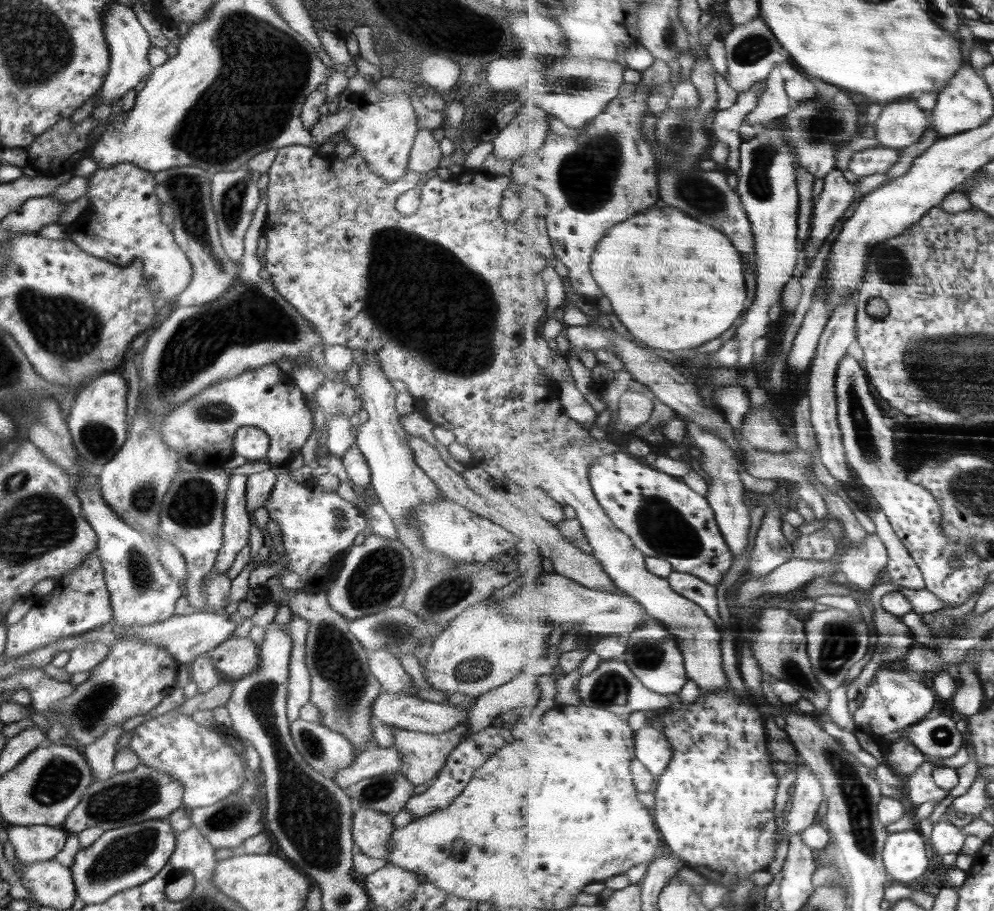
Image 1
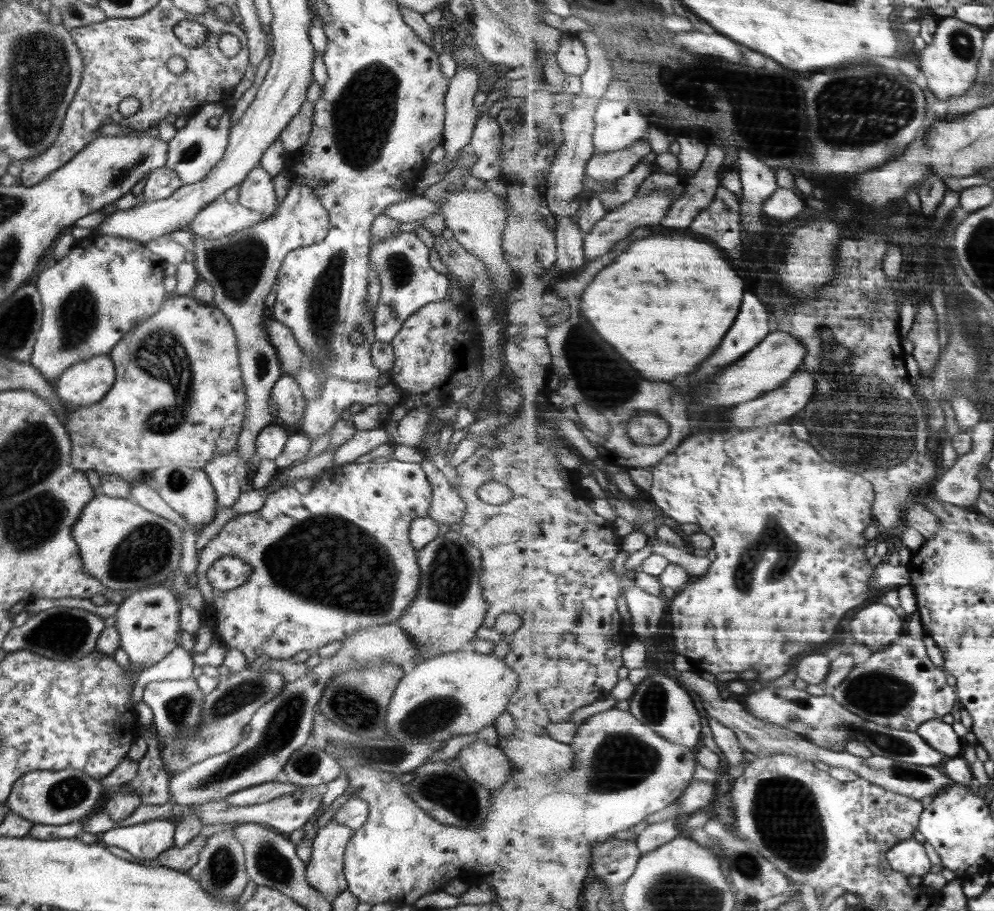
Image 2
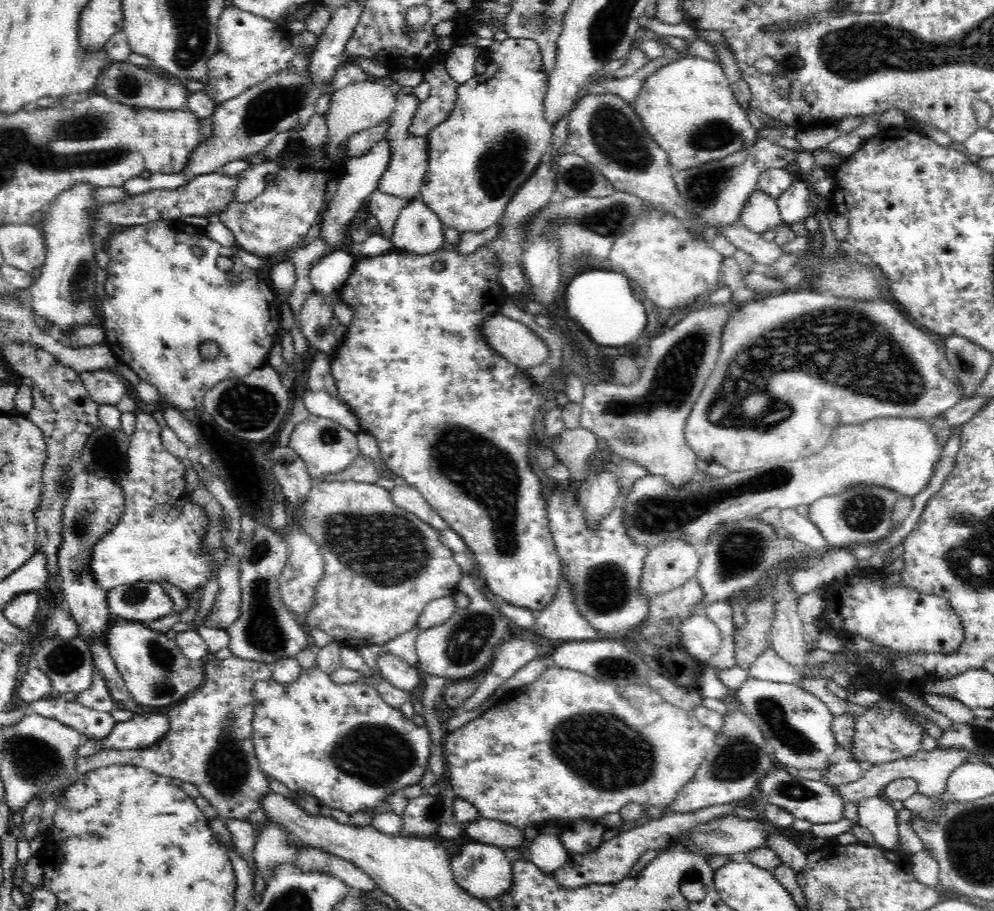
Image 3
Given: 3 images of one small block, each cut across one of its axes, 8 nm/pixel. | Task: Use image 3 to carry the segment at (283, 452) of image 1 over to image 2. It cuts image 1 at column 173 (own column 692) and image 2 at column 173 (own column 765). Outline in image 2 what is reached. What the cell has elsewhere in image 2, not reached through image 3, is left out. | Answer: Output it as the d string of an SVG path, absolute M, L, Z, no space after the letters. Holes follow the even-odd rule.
M192 295L176 296L170 298L162 303L160 310L150 316L148 320L142 320L136 324L138 328L132 328L126 332L126 336L122 336L110 351L109 357L112 359L115 368L115 382L112 388L106 392L104 398L92 404L92 406L73 406L67 405L67 418L64 424L68 437L70 437L72 458L70 458L70 465L88 474L88 471L96 471L102 475L114 474L120 478L131 483L133 480L140 479L145 481L149 474L158 468L166 466L181 465L188 468L196 468L201 470L216 456L224 456L228 452L232 452L237 446L238 437L241 432L242 424L246 421L246 391L244 391L244 381L242 381L242 371L240 370L240 349L238 349L238 339L234 333L234 327L230 325L230 319L212 304L203 304L196 301ZM150 356L150 370L142 368L140 358Z

